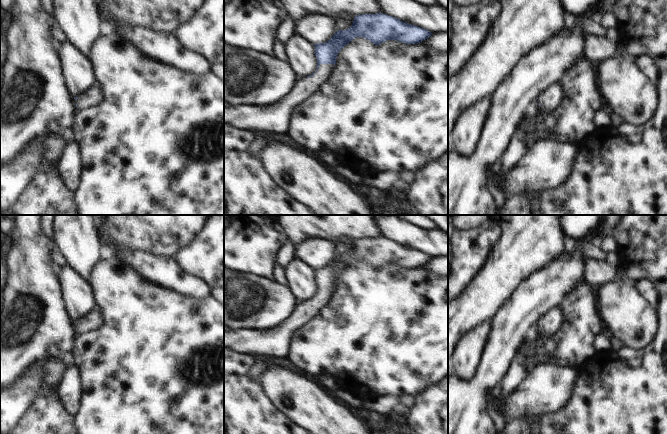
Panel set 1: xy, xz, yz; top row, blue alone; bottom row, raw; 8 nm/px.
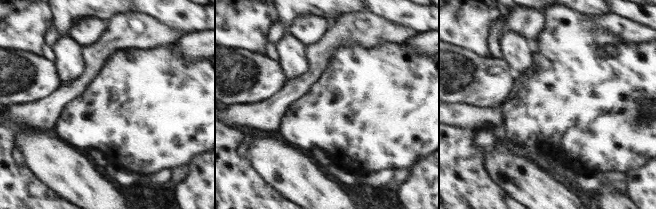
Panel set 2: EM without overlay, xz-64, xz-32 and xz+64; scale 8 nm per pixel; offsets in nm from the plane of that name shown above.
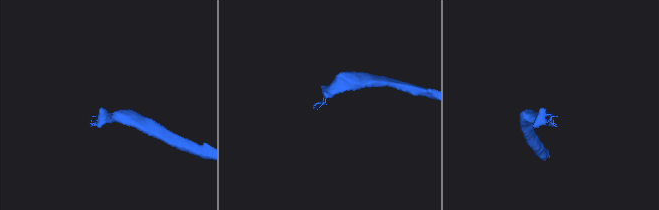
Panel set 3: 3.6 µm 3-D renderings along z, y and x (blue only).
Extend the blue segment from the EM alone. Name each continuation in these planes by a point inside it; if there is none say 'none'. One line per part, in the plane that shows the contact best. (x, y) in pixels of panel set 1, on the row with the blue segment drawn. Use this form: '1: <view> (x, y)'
1: xz (277, 117)

